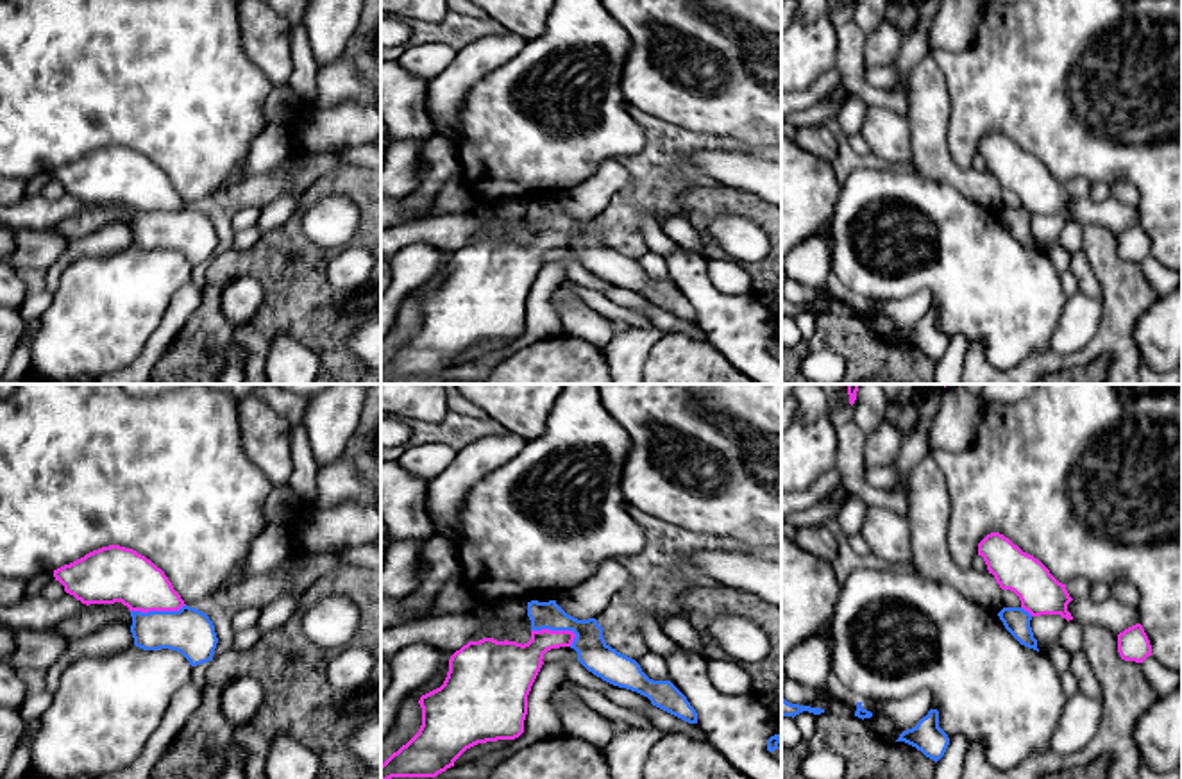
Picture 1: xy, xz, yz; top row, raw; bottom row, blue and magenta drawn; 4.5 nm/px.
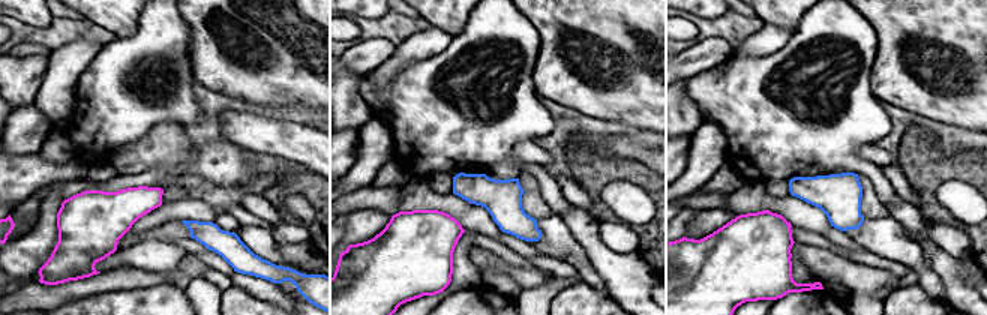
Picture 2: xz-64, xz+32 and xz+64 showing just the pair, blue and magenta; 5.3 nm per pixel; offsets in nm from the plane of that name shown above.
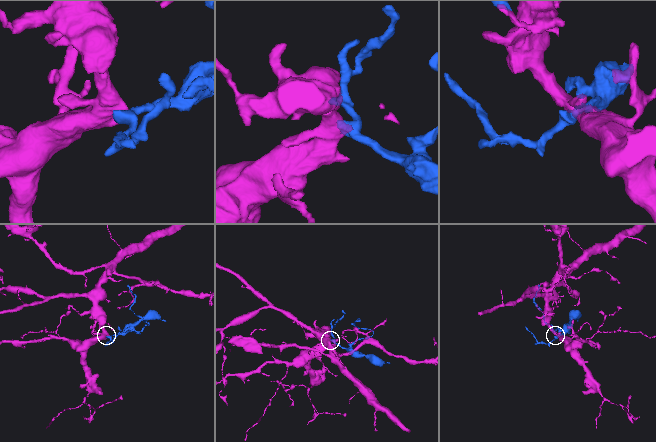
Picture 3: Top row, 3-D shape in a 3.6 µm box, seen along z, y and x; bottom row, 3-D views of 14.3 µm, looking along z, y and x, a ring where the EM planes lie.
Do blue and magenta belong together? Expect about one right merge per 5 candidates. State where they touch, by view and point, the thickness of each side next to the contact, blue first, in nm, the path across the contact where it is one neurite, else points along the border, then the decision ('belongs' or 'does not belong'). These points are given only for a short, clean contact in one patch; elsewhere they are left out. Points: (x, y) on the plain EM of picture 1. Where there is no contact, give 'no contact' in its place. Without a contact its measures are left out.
contact xz (555, 229); calibres 150 and 220 nm; border xz (531, 229), (569, 229), (576, 236); does not belong

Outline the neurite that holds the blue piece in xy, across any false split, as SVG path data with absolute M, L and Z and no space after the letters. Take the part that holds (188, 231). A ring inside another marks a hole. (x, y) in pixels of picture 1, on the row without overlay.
M195 207L179 211L131 211L134 245L143 250L181 252L191 266L213 259L218 238L209 216Z

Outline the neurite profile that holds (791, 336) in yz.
M792 316L781 318L781 345L783 347L796 347L801 341L799 327L796 325Z

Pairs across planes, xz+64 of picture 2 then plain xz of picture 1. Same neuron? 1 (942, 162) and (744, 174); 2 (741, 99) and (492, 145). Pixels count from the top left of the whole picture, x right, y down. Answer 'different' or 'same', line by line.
1: different
2: same

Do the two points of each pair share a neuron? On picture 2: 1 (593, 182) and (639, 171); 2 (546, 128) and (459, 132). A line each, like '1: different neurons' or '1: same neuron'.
1: same neuron
2: same neuron

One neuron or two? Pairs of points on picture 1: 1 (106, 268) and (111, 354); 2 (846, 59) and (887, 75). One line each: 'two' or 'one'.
1: one
2: two

